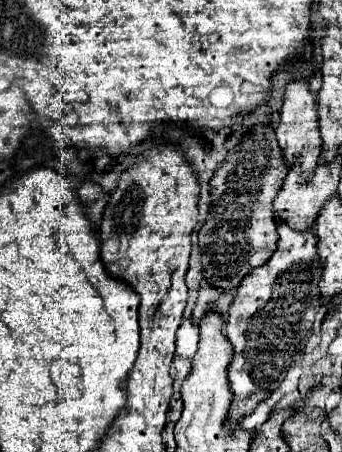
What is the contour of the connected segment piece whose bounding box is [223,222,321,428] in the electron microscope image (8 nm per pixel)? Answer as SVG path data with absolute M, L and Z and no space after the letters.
M281 222L277 232L279 246L275 254L265 266L259 266L245 276L237 288L237 298L229 306L227 324L223 328L223 334L233 346L233 358L227 368L233 402L225 428L241 422L259 406L259 402L267 400L279 388L289 368L305 354L315 316L321 310L321 294L317 288L321 278L317 236L311 232L295 232Z

